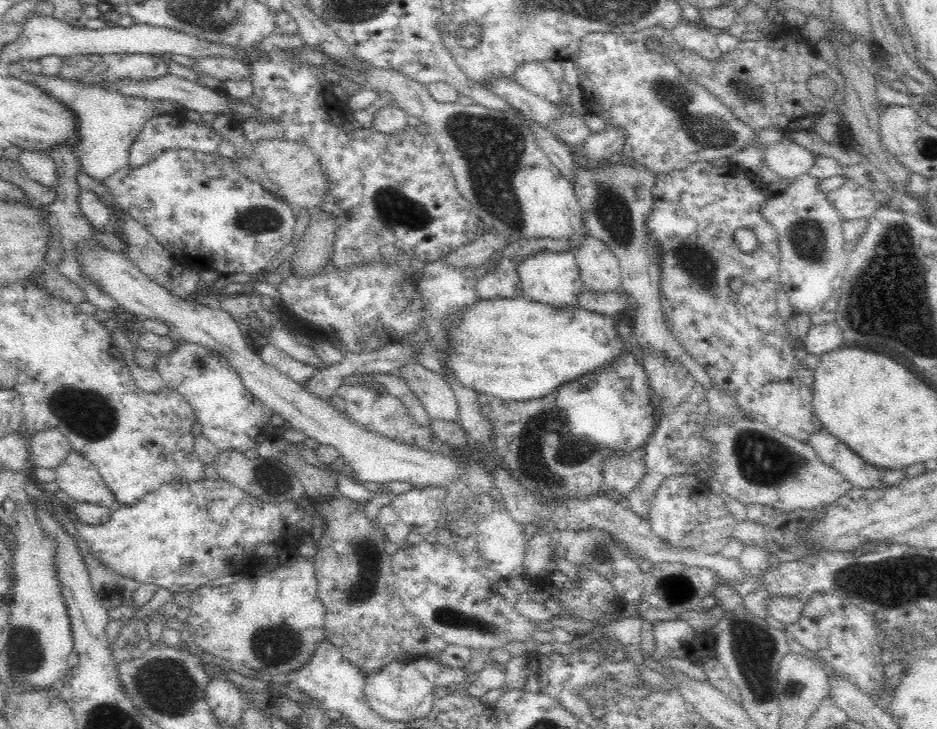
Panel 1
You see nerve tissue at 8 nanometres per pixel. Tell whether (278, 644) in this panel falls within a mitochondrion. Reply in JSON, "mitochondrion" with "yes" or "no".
{"mitochondrion":"yes"}

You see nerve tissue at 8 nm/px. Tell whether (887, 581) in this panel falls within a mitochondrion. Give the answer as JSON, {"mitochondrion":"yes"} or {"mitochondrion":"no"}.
{"mitochondrion":"yes"}

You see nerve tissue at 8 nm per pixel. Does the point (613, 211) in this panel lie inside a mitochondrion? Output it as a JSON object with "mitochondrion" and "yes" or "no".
{"mitochondrion":"yes"}

